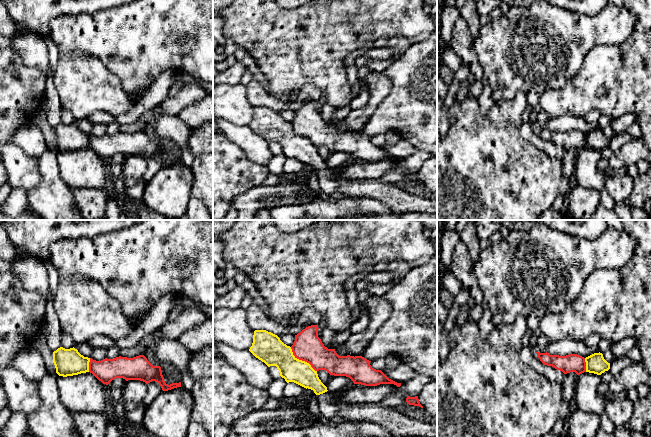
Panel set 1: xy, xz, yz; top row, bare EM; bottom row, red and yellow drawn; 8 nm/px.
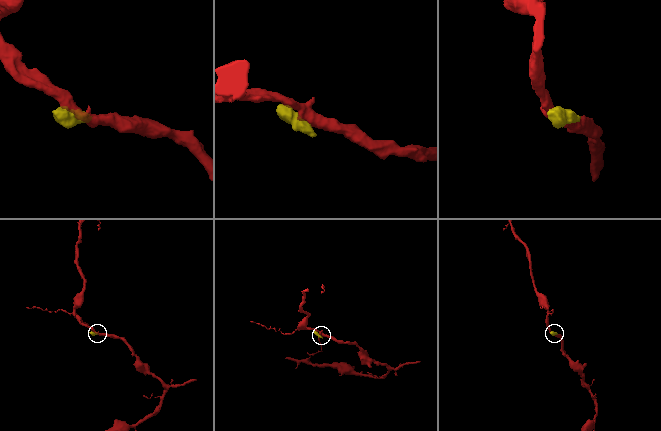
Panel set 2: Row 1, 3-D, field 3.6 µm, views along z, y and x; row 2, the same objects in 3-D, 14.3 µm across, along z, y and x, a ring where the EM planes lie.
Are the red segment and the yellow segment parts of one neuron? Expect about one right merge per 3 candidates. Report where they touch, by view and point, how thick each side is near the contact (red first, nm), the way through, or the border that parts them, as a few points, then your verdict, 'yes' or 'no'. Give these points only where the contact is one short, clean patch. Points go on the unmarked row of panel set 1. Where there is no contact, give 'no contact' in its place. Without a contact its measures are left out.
xz (301, 135) | 240/220 nm | along xz (290, 123), (297, 134), (306, 137), (316, 147) | no

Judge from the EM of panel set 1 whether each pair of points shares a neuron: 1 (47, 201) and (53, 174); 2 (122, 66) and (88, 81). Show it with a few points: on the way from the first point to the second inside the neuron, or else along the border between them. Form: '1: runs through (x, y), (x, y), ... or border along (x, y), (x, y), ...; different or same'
1: runs through (48, 194), (50, 181); same
2: border along (91, 57), (95, 57), (109, 70), (124, 90); different

